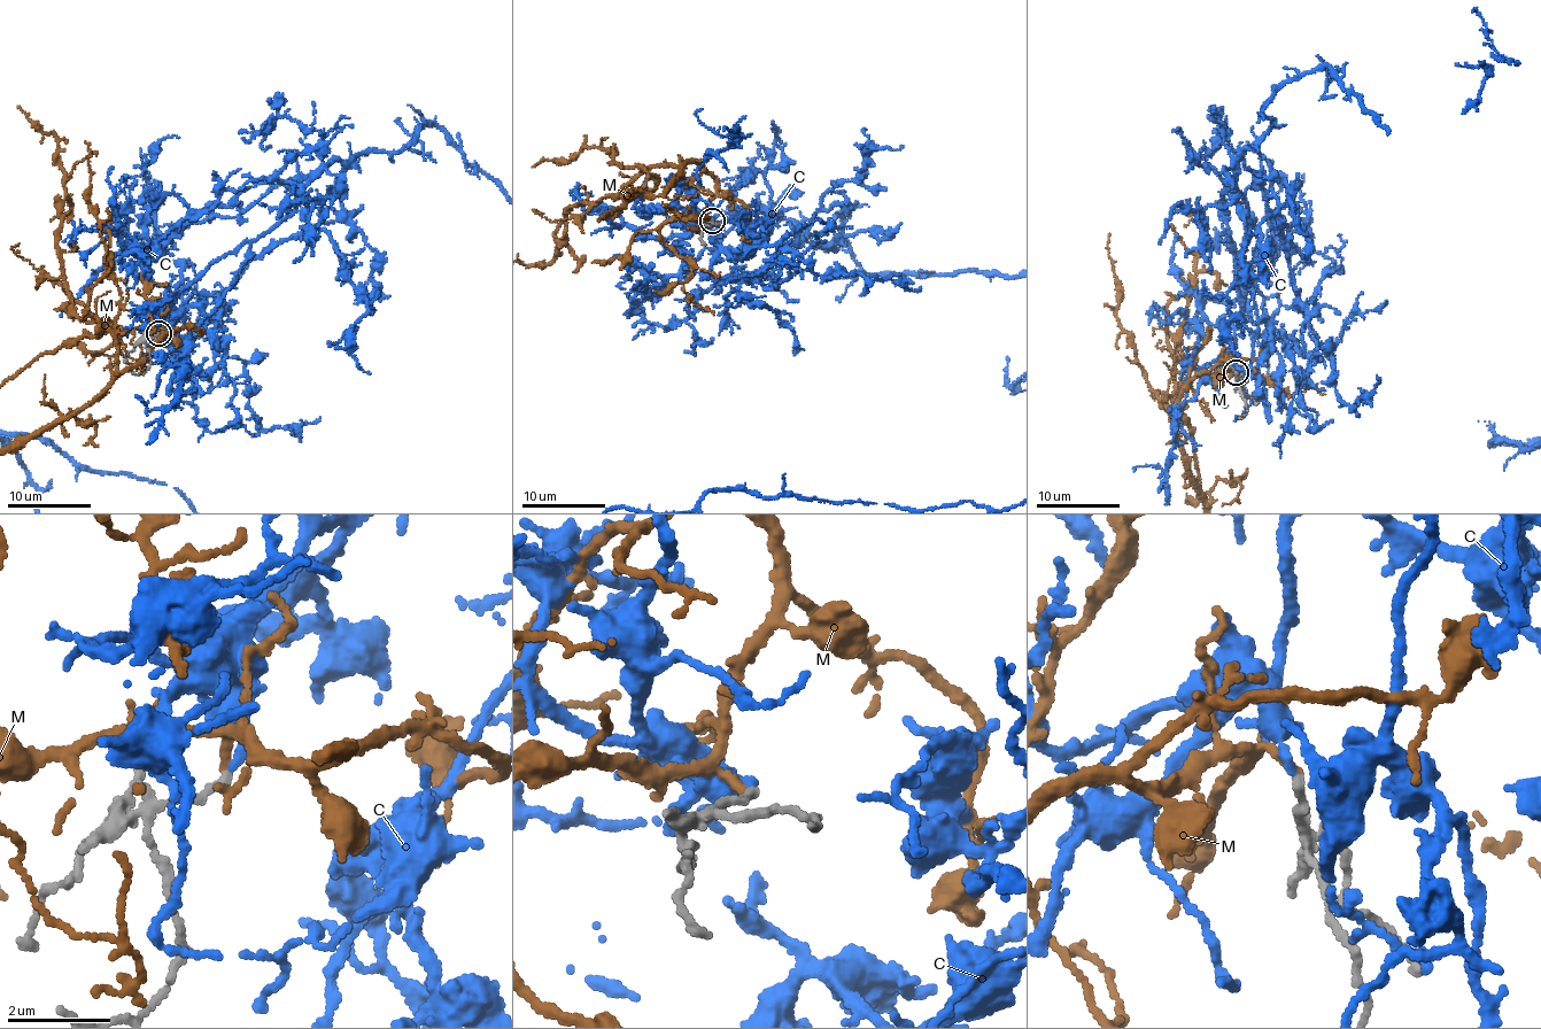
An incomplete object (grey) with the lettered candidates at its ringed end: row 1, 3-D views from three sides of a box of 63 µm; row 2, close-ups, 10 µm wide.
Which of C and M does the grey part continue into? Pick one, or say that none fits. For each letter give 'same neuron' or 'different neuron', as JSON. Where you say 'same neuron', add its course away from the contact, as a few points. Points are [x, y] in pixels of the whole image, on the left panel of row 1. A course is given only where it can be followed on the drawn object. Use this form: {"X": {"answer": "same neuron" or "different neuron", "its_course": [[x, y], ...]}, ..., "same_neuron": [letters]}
{"C": {"answer": "same neuron"}, "M": {"answer": "different neuron"}, "same_neuron": ["C"]}

